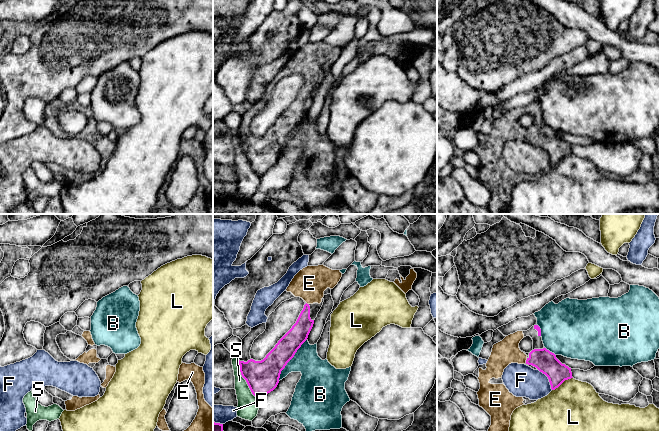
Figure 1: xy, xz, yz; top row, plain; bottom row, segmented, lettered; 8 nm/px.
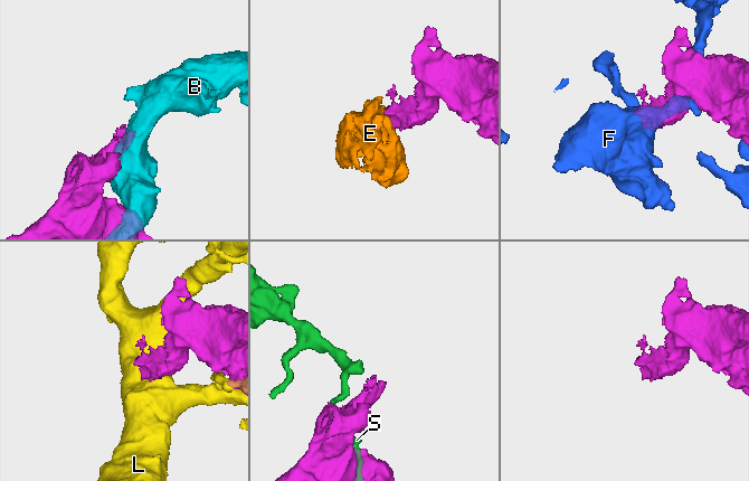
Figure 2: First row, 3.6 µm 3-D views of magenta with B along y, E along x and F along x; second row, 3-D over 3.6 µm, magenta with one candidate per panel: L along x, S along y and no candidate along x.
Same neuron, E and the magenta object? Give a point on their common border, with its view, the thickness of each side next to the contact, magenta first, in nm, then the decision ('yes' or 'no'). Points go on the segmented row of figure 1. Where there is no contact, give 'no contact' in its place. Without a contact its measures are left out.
yz (526, 360) | 180/200 nm | yes

